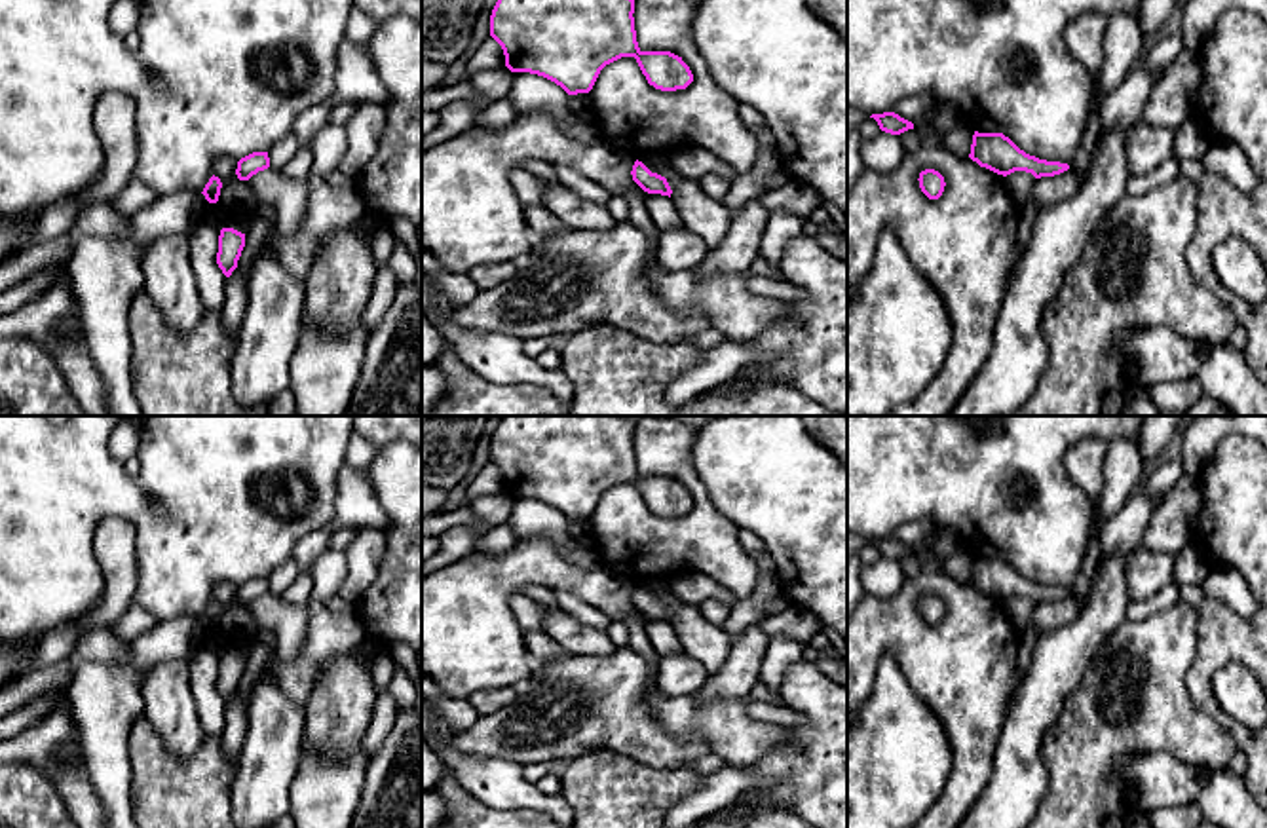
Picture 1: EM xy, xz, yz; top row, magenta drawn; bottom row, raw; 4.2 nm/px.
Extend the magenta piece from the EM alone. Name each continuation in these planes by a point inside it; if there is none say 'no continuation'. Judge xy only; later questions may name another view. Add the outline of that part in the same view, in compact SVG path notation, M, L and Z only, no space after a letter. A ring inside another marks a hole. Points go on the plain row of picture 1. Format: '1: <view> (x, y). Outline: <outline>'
no continuation

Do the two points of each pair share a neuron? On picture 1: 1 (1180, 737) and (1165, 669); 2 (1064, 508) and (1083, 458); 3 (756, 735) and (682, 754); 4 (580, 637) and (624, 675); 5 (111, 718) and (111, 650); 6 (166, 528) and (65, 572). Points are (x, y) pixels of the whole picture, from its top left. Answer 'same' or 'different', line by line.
1: same
2: different
3: different
4: different
5: different
6: same

